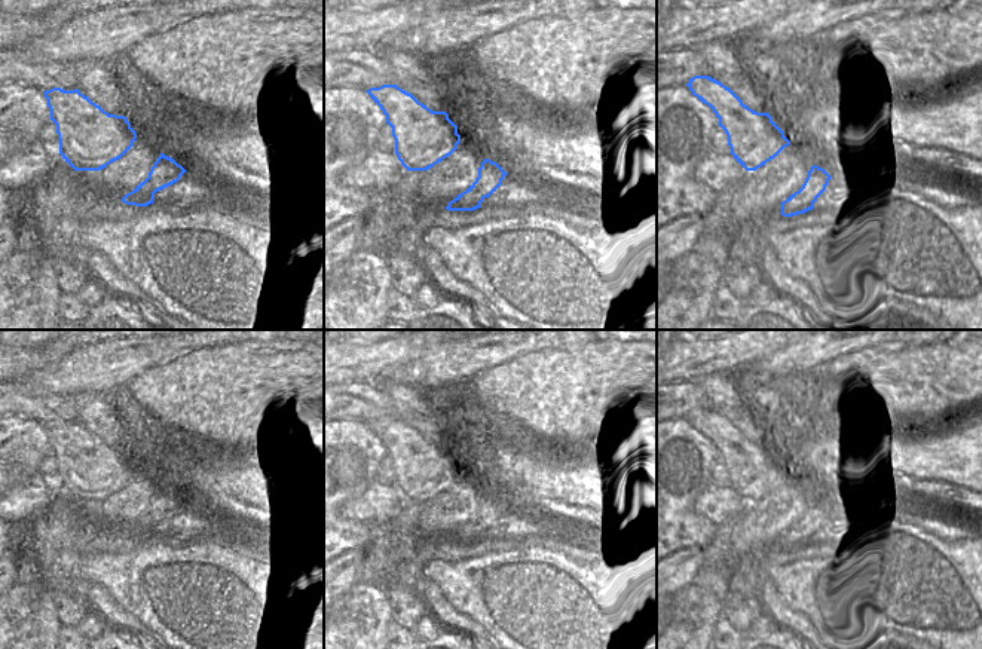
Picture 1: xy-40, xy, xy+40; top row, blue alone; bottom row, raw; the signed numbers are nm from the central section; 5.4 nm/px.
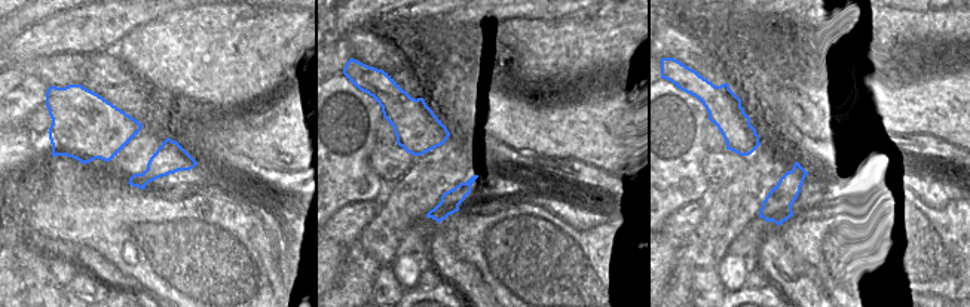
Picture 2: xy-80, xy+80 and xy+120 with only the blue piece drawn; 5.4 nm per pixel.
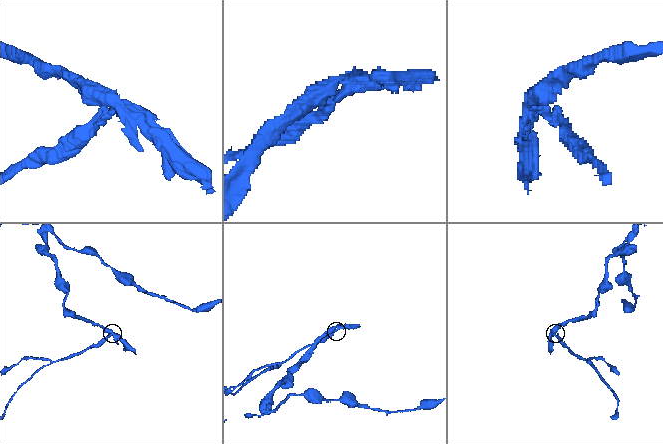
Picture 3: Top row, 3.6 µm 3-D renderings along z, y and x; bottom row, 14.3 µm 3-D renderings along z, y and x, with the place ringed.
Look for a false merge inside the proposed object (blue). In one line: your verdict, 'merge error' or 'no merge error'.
merge error

